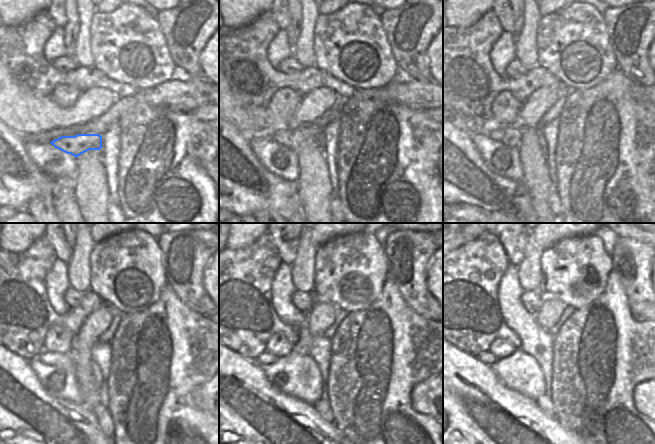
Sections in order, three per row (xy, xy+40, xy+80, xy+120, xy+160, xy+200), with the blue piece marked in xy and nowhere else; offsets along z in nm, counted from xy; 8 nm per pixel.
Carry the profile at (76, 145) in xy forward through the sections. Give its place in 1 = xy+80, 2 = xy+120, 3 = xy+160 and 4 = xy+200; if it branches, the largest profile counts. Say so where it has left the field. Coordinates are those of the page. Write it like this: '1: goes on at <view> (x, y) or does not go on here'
1: goes on at xy+80 (512, 135)
2: goes on at xy+120 (49, 358)
3: goes on at xy+160 (265, 358)
4: goes on at xy+200 (486, 358)

